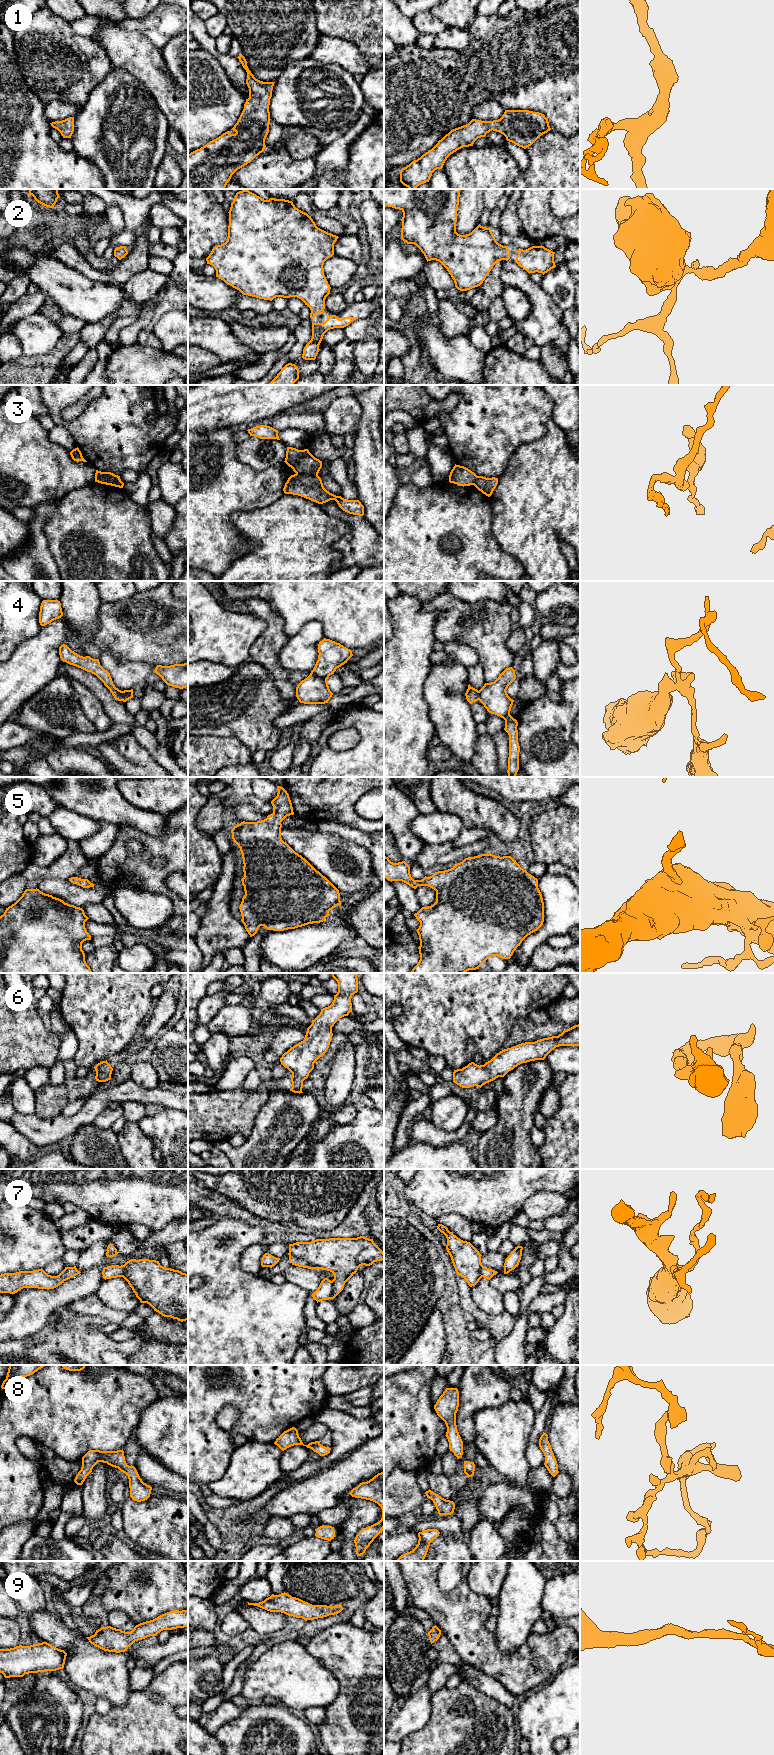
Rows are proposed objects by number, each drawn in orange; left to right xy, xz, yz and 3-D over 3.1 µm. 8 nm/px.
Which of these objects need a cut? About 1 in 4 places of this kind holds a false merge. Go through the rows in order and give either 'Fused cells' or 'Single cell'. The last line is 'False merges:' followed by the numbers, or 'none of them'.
1: Single cell
2: Single cell
3: Single cell
4: Fused cells
5: Single cell
6: Single cell
7: Single cell
8: Single cell
9: Single cell
False merges: 4

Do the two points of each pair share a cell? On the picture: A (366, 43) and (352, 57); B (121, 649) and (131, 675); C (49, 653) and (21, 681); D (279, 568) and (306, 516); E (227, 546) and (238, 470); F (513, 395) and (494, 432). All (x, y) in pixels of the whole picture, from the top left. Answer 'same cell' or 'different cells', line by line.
A: different cells
B: different cells
C: same cell
D: same cell
E: same cell
F: same cell

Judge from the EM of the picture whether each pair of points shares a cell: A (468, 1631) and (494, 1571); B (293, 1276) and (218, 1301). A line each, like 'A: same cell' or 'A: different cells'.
A: different cells
B: different cells

